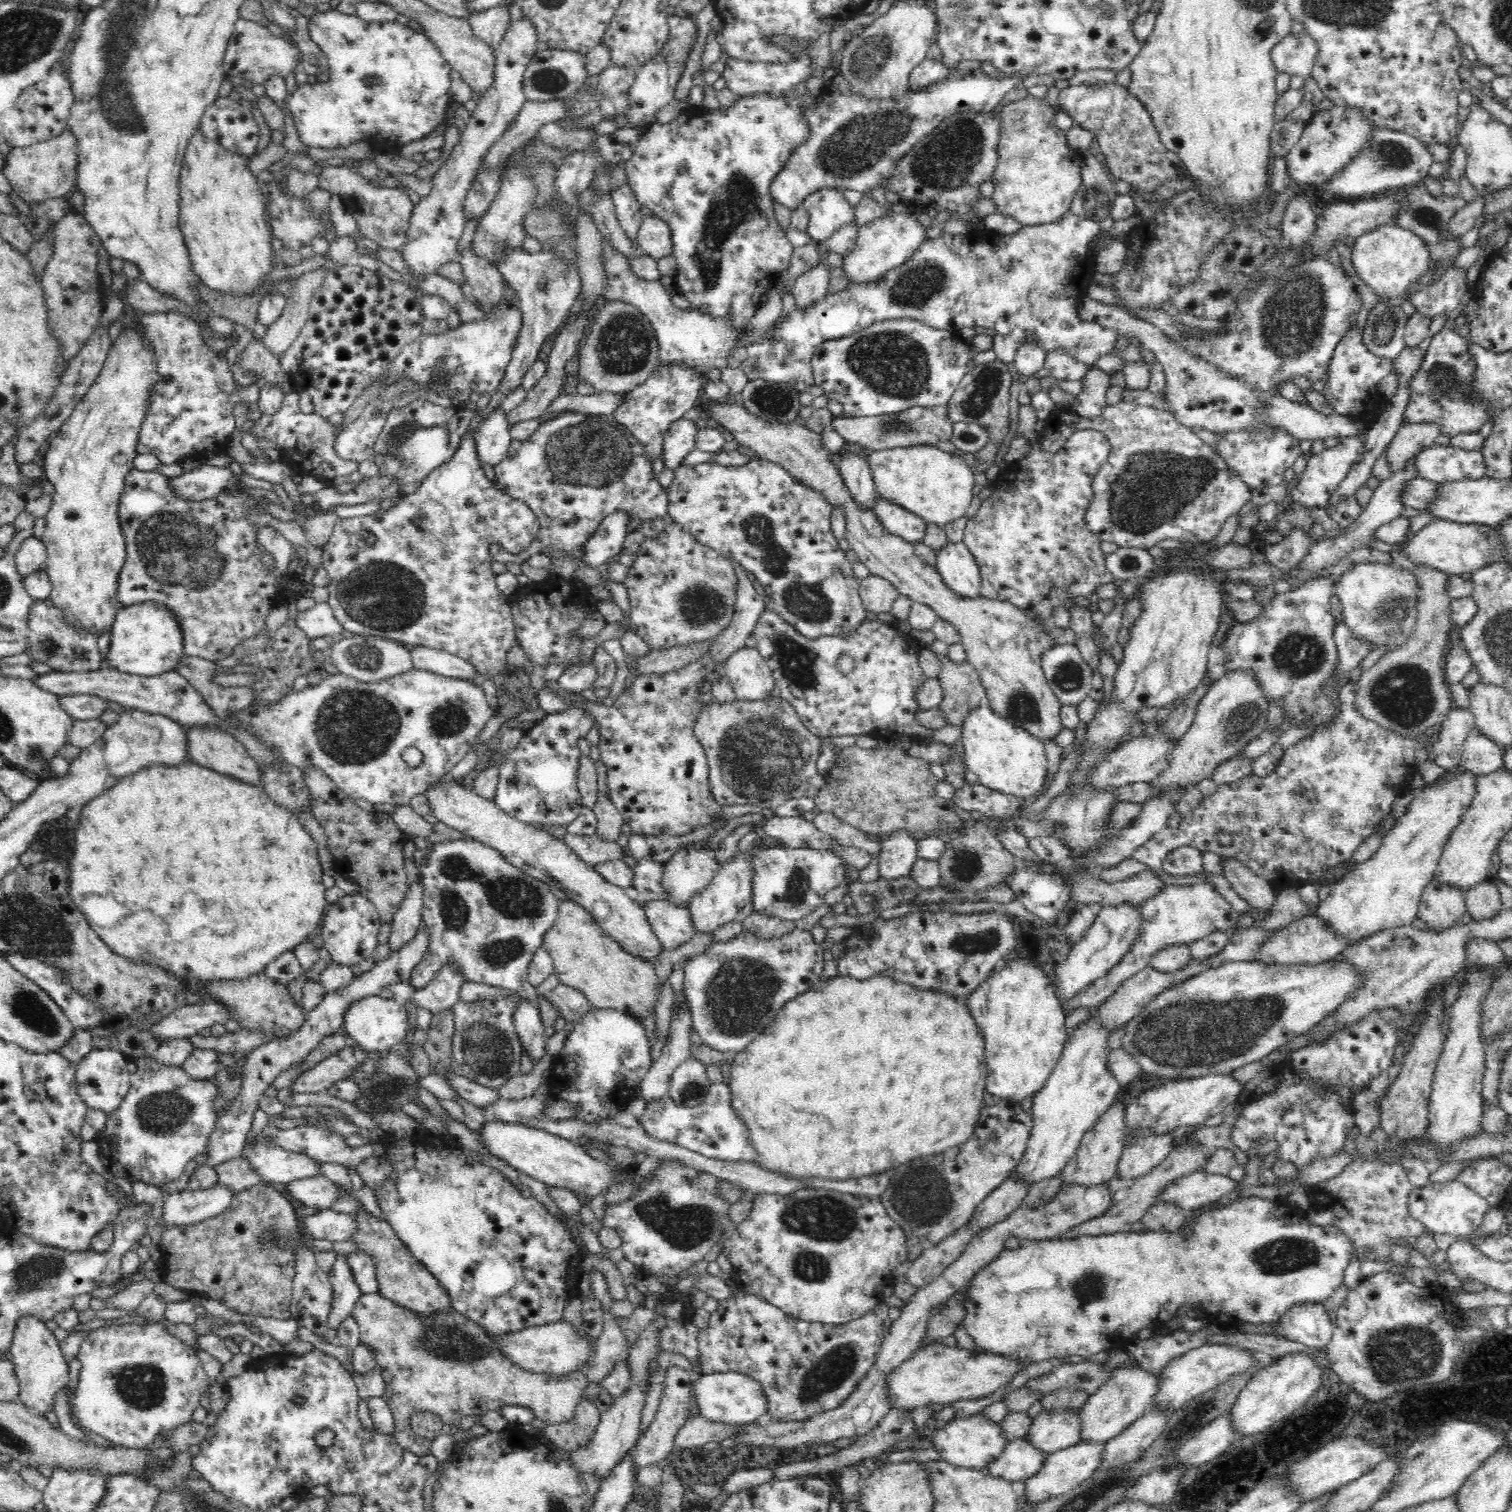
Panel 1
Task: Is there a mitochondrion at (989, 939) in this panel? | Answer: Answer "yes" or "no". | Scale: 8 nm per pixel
yes

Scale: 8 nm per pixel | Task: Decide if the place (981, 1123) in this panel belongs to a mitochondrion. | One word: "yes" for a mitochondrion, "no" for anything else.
no

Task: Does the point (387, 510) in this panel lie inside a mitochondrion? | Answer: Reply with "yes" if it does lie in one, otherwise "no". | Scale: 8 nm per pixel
no

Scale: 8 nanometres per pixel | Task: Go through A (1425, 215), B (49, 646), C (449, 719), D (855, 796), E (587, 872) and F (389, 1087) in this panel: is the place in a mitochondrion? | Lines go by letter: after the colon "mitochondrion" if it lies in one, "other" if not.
A: mitochondrion
B: mitochondrion
C: mitochondrion
D: other
E: other
F: mitochondrion

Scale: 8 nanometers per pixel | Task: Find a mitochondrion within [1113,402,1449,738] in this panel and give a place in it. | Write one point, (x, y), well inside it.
(1403, 694)

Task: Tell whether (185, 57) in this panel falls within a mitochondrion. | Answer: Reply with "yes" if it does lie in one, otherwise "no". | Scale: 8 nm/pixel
no

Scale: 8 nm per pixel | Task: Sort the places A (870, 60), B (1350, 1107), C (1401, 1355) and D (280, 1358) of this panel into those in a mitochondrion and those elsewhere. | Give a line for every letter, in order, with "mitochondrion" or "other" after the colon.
A: mitochondrion
B: other
C: mitochondrion
D: other

